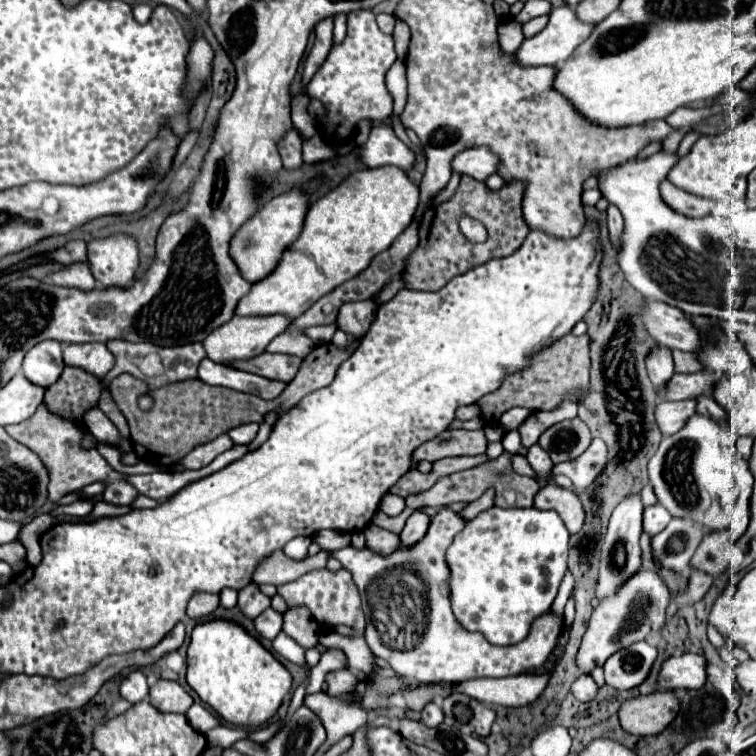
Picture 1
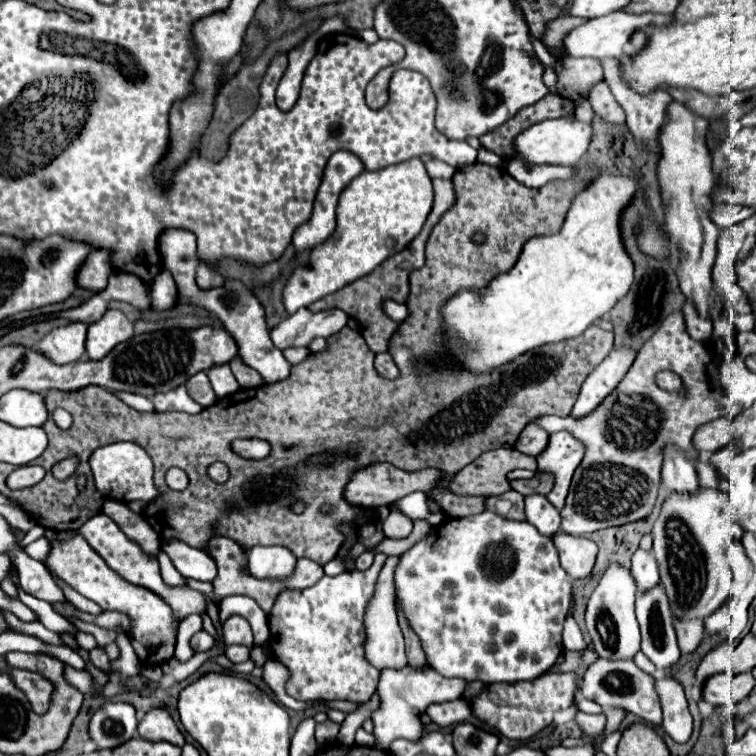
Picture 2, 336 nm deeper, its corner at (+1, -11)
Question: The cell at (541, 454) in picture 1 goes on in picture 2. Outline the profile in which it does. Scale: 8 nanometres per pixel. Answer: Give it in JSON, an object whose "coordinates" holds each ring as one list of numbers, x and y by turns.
{"coordinates":[[544,495,526,497,526,517,546,537,554,537,560,531,560,513]]}

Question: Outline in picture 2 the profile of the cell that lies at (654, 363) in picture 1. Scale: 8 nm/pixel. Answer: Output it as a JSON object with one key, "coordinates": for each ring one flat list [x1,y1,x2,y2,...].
{"coordinates":[[668,447,662,465,662,485,668,493,692,495,698,491,698,475,694,463,686,459,676,447]]}

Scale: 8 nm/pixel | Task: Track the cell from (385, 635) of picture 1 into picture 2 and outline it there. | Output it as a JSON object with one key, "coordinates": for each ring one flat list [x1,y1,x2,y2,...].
{"coordinates":[[404,667,400,671,384,669,382,675,380,675,380,685,378,685,380,705,370,715,370,719,374,721,376,747,378,749,380,747,388,749,388,745,394,739,414,741,420,735,424,735,424,729,420,725,420,715,428,709,428,705,432,705,432,703,444,703,444,701,452,701,452,699,460,699,464,687,466,687,466,681,446,679,446,677,438,675,432,667,426,667,424,671,414,671,412,667]]}

